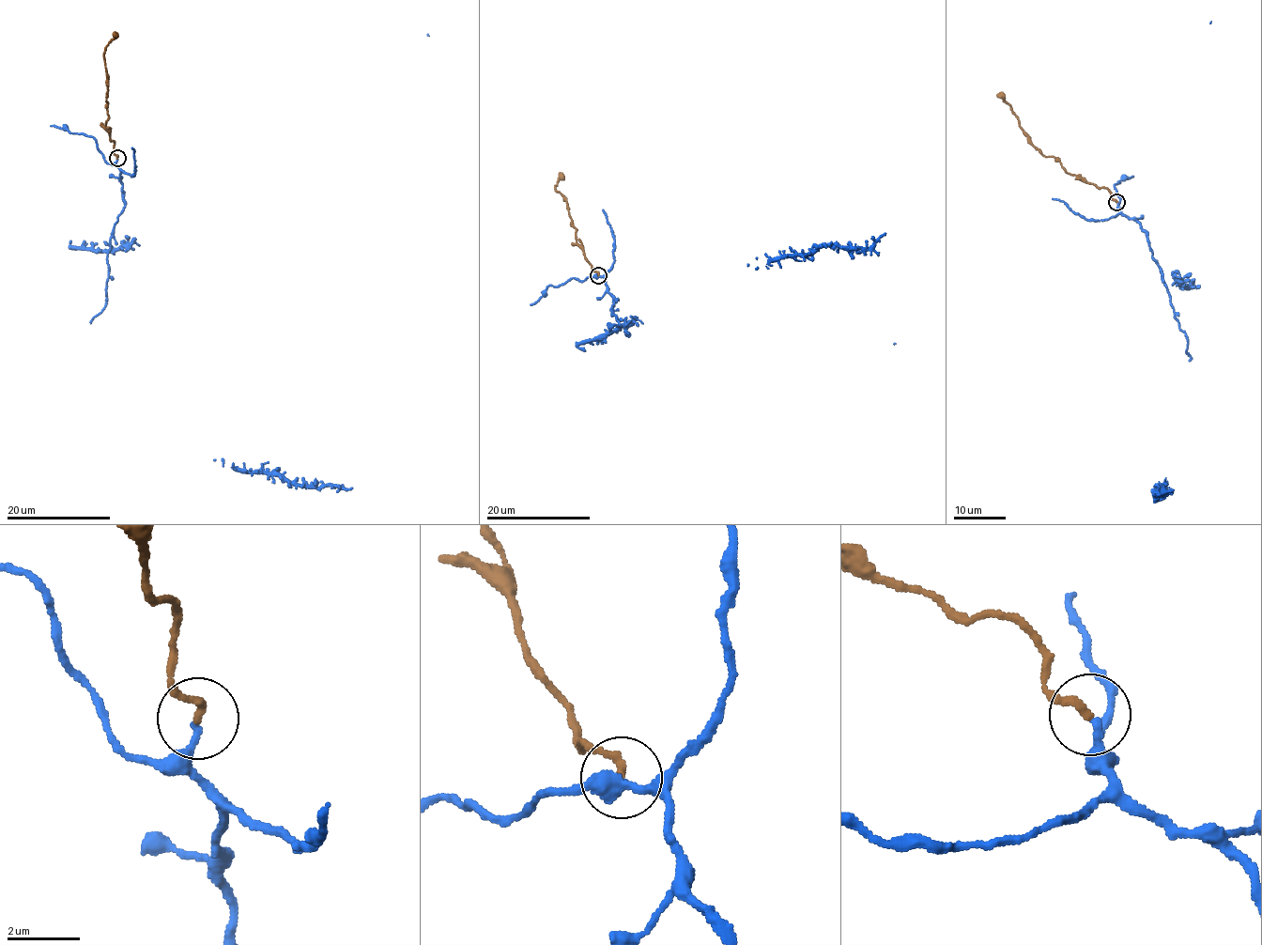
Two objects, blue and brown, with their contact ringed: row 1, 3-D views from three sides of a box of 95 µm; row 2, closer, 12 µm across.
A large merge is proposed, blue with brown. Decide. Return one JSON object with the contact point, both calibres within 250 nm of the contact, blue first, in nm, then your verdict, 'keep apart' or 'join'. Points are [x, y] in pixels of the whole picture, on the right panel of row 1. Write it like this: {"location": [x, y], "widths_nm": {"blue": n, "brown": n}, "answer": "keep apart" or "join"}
{"location": [1116, 202], "widths_nm": {"blue": 200, "brown": 220}, "answer": "join"}

